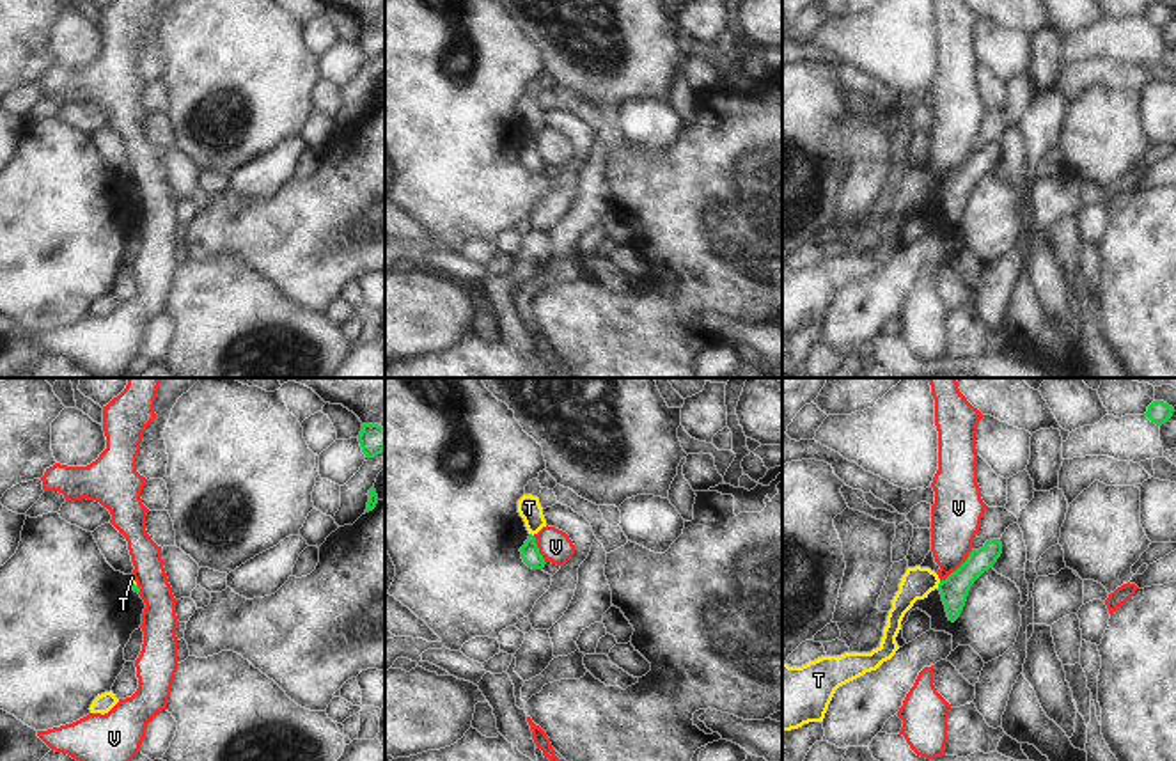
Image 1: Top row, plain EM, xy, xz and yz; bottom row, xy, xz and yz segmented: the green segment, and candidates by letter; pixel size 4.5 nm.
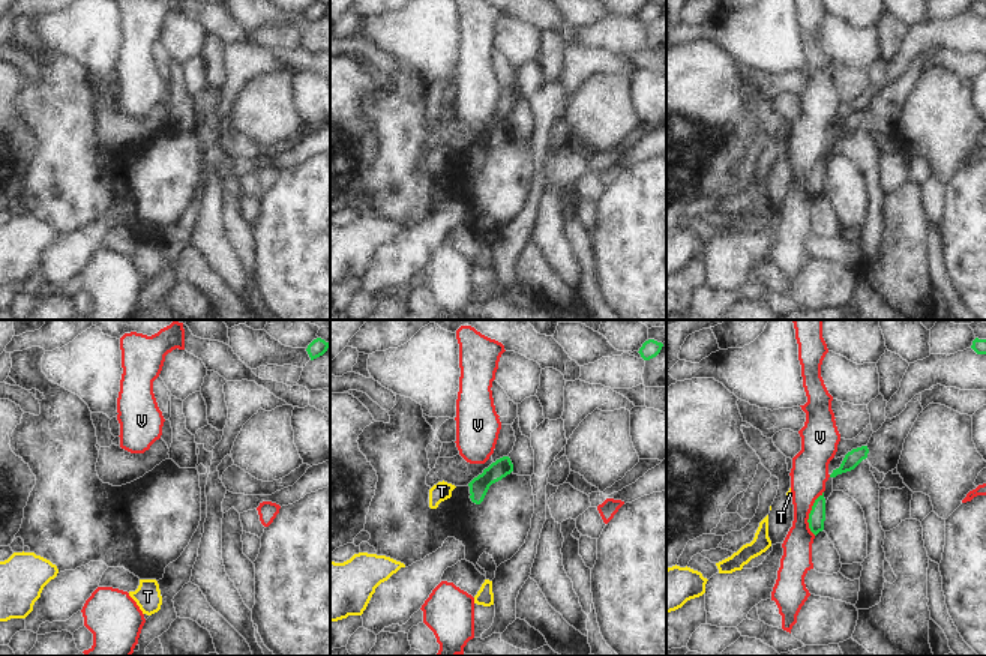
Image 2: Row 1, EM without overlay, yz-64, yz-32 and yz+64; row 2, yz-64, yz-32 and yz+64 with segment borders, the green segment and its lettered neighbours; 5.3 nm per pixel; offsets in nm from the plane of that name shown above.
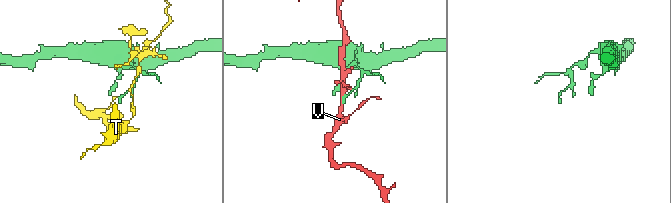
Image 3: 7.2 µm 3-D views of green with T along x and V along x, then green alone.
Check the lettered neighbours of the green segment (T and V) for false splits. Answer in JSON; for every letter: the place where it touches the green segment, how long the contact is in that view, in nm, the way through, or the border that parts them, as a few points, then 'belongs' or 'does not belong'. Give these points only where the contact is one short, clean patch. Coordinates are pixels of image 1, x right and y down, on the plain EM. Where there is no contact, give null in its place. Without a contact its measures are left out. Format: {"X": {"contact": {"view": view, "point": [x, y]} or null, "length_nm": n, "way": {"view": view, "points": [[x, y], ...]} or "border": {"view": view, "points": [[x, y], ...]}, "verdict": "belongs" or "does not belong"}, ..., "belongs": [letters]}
{"T": {"contact": {"view": "yz", "point": [939, 188]}, "length_nm": 40, "border": {"view": "yz", "points": [[940, 185], [937, 190]]}, "verdict": "does not belong"}, "V": {"contact": {"view": "yz", "point": [958, 171]}, "length_nm": 220, "border": {"view": "yz", "points": [[972, 153], [940, 185]]}, "verdict": "does not belong"}, "belongs": []}

